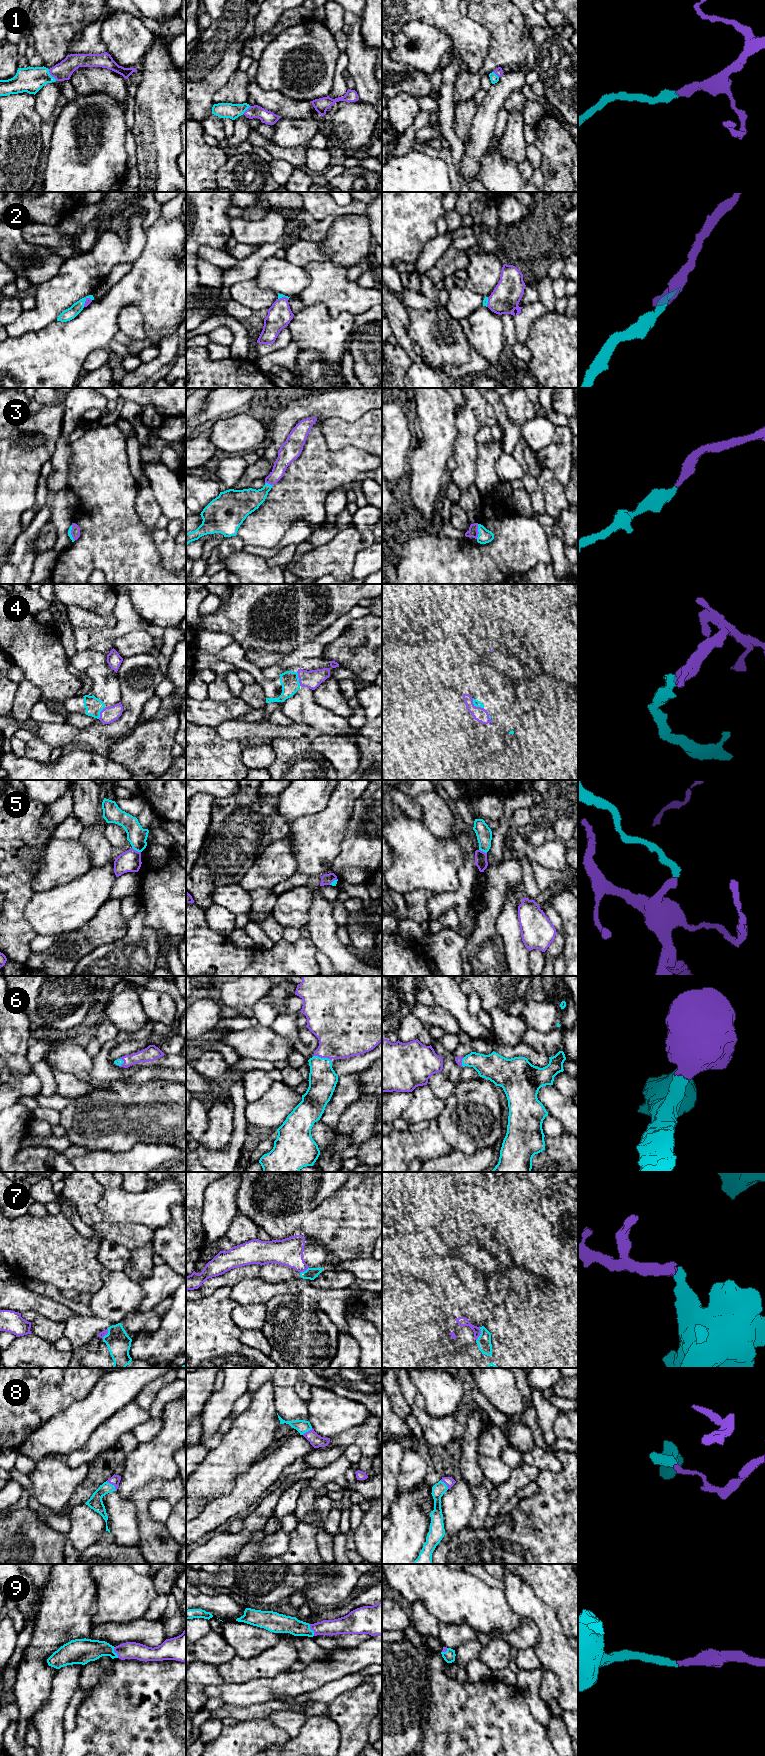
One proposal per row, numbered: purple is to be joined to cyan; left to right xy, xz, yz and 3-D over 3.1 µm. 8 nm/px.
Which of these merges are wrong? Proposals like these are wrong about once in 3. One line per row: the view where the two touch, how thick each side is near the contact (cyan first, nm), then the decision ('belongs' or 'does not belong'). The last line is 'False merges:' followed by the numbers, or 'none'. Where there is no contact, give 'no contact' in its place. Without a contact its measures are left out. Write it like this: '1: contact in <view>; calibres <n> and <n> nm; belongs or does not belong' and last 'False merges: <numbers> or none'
1: contact in xy; calibres 200 and 150 nm; belongs
2: contact in xy; calibres 90 and 50 nm; belongs
3: contact in yz; calibres 110 and 80 nm; belongs
4: contact in yz; calibres 50 and 110 nm; belongs
5: contact in xy; calibres 160 and 180 nm; does not belong
6: contact in xz; calibres 220 and 380 nm; belongs
7: contact in yz; calibres 110 and 80 nm; does not belong
8: contact in xy; calibres 110 and 80 nm; belongs
9: contact in xz; calibres 140 and 130 nm; belongs
False merges: 5, 7

